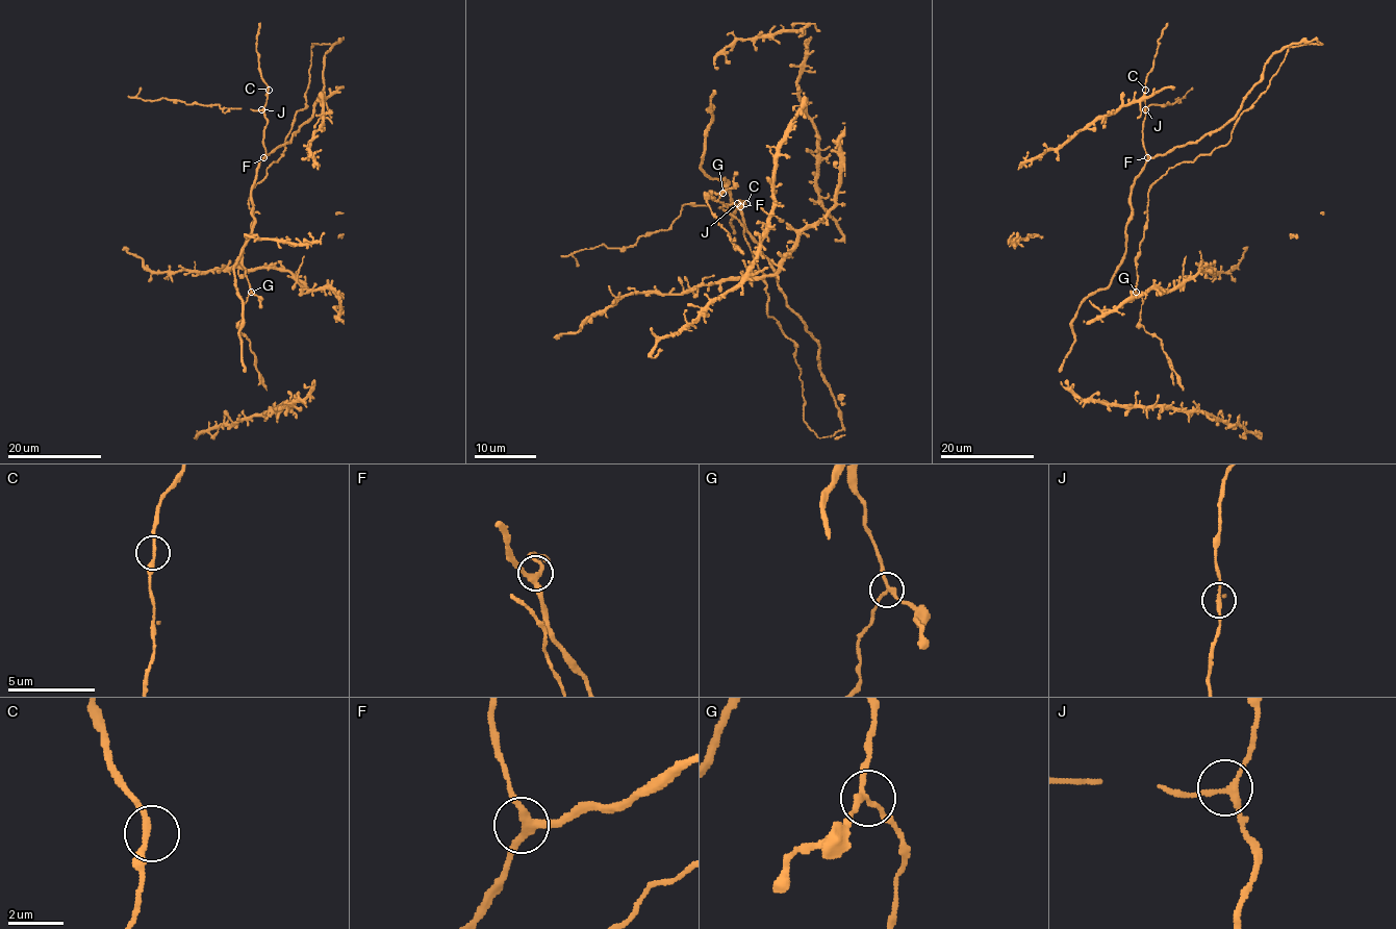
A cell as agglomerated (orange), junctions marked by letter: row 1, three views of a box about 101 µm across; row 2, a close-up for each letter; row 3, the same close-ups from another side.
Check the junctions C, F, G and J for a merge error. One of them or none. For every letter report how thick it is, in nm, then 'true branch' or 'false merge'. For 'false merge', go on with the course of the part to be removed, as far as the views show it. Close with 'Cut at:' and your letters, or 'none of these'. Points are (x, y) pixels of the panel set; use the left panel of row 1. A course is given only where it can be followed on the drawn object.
C: 200 nm | true branch
F: 280 nm | true branch
G: 200 nm | false merge | (251, 292), (238, 324), (239, 331), (250, 342), (254, 365), (267, 390)
J: 180 nm | true branch
Cut at: G

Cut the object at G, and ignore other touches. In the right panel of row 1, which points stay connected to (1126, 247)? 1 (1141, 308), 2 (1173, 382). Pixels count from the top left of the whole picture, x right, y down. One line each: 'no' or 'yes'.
1: no
2: no

